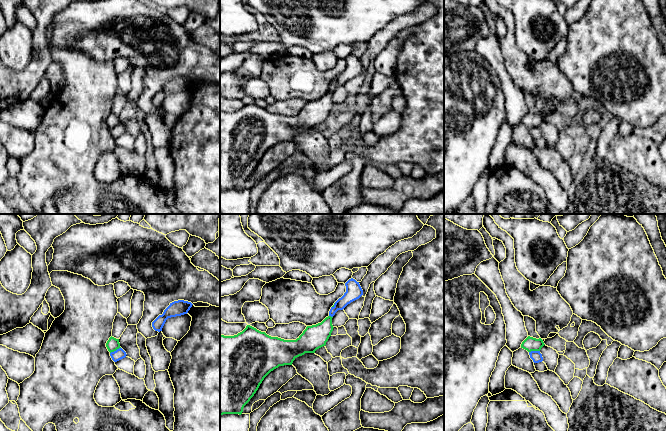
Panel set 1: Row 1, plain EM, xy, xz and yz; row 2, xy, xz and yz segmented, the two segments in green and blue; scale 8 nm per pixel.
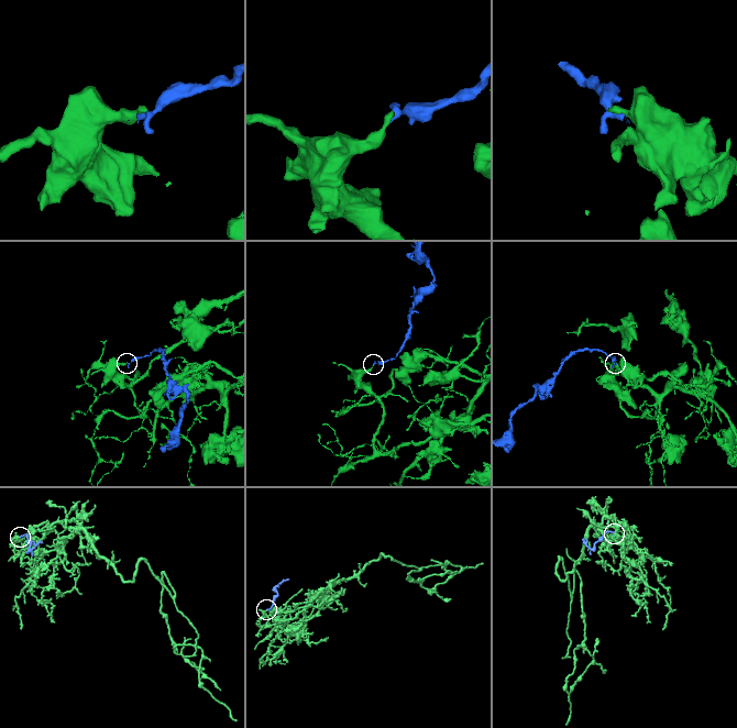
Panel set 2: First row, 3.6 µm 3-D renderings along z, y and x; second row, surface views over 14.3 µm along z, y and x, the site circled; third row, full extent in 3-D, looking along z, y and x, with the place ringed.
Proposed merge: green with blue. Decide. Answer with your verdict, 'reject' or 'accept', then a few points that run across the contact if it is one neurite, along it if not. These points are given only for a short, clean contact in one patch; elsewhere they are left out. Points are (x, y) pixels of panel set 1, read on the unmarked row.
reject | xy (120, 123), (110, 129)

